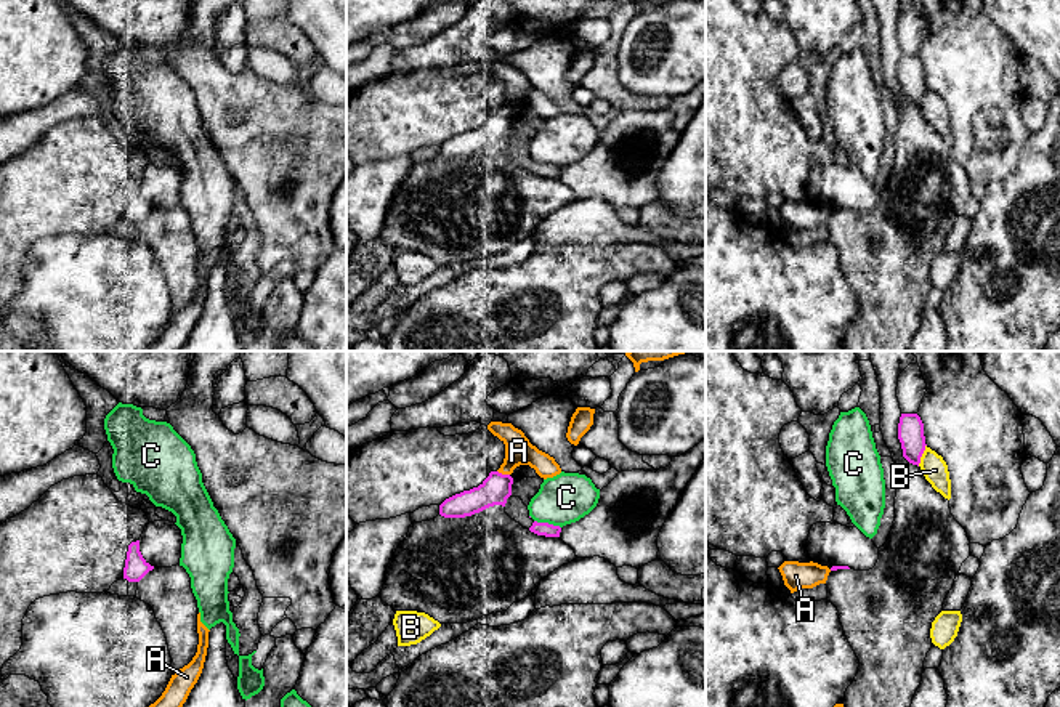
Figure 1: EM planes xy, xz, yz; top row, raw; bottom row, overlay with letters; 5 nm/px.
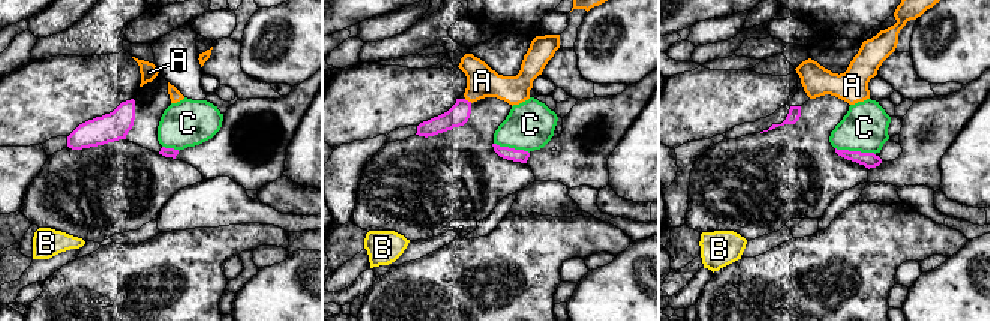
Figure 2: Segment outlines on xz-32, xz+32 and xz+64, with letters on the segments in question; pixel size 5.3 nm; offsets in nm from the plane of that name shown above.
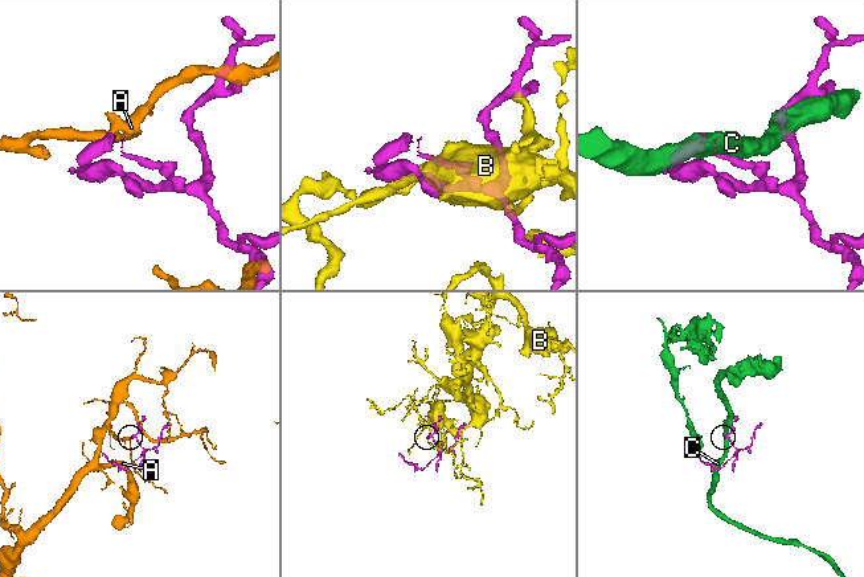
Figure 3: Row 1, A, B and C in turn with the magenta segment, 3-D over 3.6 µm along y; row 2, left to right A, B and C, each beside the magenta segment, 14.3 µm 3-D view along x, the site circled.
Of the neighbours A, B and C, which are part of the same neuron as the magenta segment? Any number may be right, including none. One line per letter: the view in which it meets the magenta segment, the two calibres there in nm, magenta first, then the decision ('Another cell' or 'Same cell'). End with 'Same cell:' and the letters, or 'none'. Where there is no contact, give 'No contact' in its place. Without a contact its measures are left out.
A: Touches magenta in xz. Thickness 150 nm (magenta) against 140 nm. Another cell
B: Touches magenta in yz. Thickness 130 nm (magenta) against 130 nm. Another cell
C: Touches magenta in xz. Thickness 70 nm (magenta) against 260 nm. Another cell
Same cell: none

